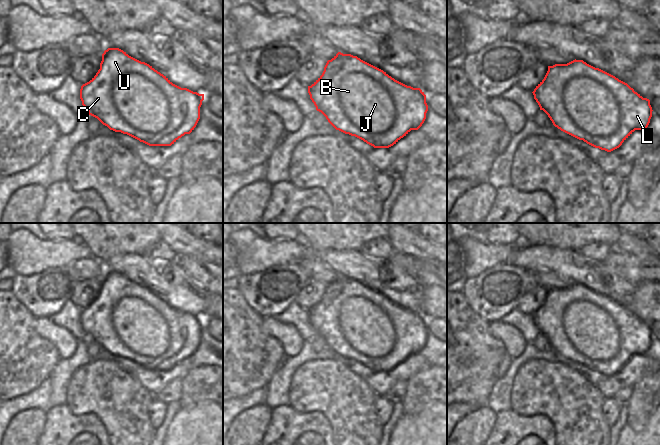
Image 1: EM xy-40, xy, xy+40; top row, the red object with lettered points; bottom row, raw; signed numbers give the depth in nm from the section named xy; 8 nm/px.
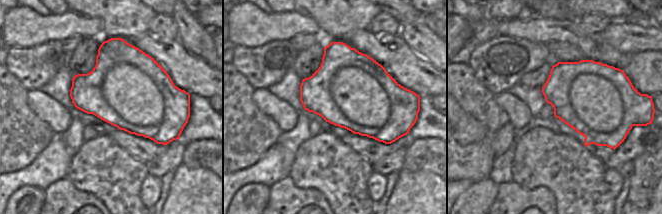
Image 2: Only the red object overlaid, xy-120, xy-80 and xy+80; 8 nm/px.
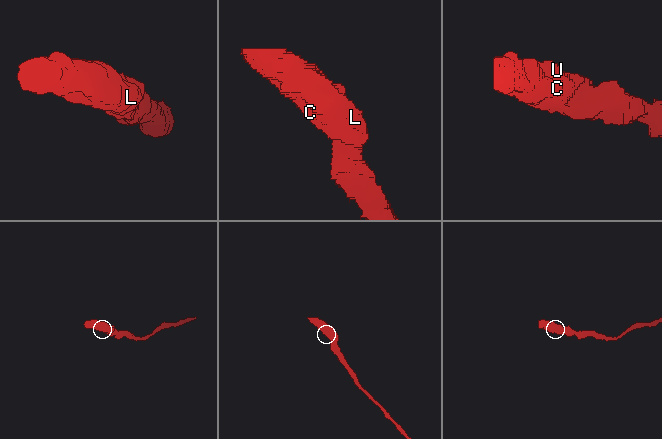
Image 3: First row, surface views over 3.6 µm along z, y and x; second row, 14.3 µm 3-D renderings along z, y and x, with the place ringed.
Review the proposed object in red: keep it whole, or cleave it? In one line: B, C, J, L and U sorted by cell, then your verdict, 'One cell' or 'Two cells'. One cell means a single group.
Groups: B C J L U. One cell

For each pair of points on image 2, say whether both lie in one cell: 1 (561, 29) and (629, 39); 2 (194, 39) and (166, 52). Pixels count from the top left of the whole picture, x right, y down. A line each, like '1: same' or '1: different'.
1: different
2: different

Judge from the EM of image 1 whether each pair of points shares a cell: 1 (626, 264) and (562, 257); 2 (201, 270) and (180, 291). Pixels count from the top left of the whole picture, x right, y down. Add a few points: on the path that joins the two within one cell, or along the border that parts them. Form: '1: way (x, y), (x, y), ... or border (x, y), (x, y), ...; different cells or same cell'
1: border (603, 262), (617, 275), (622, 277); different cells
2: border (176, 262), (208, 292); different cells

